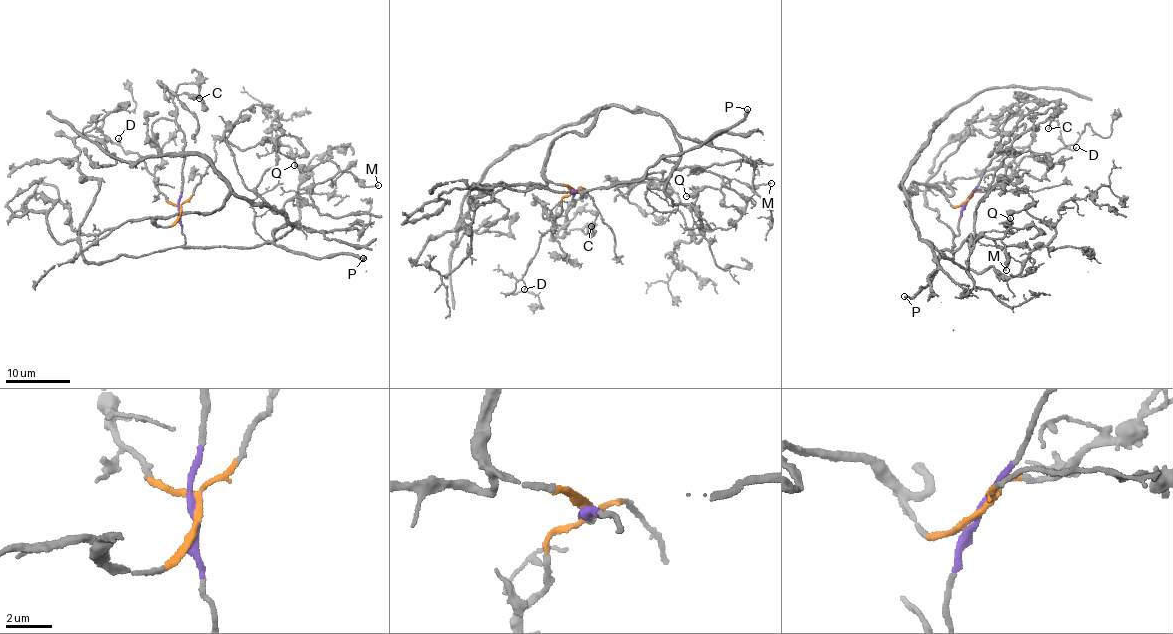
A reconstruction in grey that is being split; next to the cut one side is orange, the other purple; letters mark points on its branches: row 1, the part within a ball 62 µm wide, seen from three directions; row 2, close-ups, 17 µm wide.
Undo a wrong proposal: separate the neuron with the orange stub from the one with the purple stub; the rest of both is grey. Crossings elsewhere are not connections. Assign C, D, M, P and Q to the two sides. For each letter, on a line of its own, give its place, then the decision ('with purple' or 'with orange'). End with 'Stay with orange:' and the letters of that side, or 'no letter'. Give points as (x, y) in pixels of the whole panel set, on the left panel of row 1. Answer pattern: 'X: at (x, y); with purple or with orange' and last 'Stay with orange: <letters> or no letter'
C: at (199, 98); with purple
D: at (118, 138); with orange
M: at (378, 185); with purple
P: at (363, 258); with purple
Q: at (294, 165); with purple
Stay with orange: D

